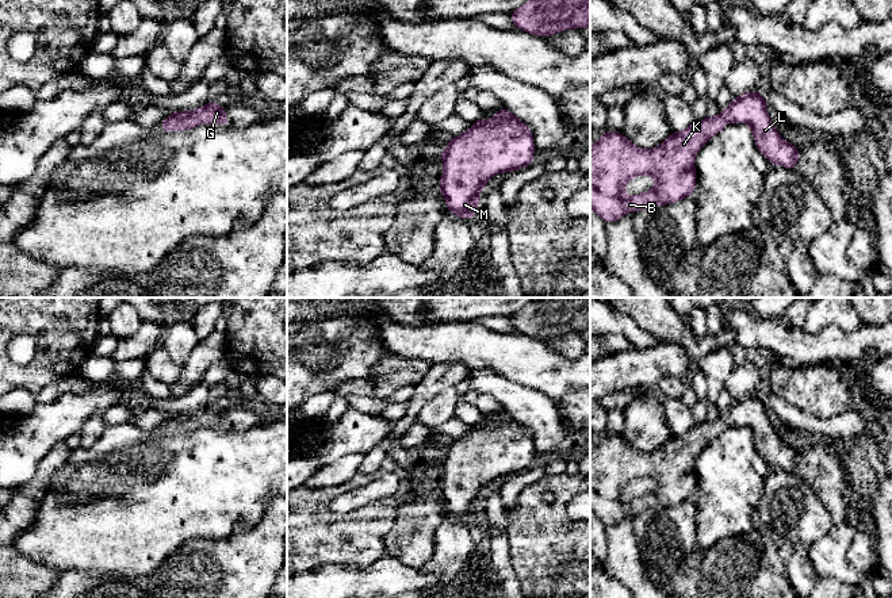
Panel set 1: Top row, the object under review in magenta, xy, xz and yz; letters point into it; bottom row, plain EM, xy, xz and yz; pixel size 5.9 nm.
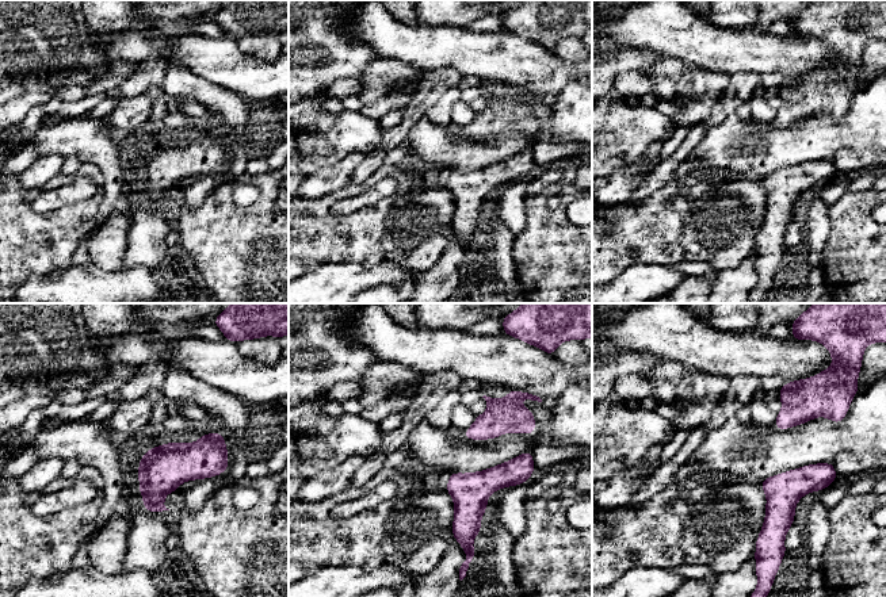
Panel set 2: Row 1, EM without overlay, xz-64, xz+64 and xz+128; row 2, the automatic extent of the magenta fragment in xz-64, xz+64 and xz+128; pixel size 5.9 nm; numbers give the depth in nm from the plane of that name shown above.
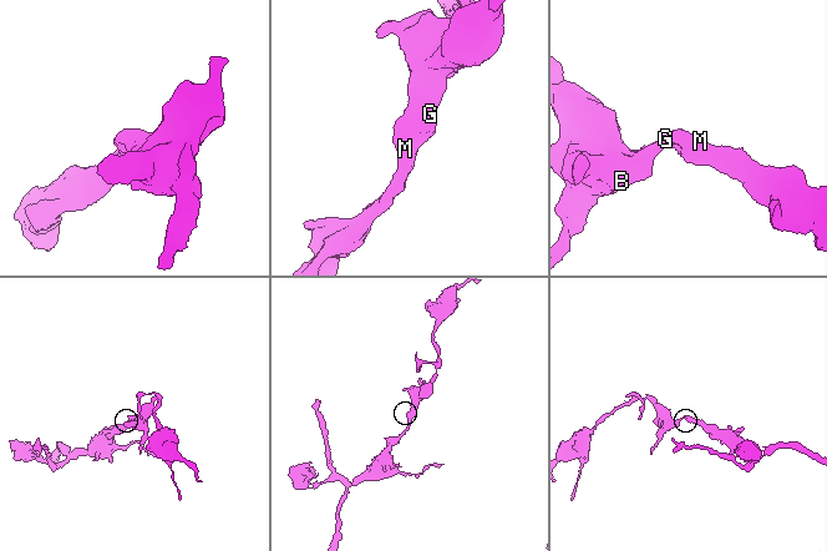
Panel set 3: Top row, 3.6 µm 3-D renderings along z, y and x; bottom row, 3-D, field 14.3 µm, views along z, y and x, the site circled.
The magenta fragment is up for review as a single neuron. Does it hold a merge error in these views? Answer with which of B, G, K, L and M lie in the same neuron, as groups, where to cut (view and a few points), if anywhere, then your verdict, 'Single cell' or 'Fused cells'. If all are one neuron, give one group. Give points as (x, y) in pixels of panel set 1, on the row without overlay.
Groups: B G K L M. No split. Single cell

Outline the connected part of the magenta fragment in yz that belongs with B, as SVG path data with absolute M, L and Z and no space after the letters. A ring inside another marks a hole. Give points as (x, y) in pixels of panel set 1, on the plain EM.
M749 394L734 400L730 409L716 419L705 419L693 425L682 434L670 438L654 452L640 452L623 436L604 433L598 445L590 448L590 511L605 525L617 525L627 515L636 515L648 510L661 510L679 505L694 497L697 483L694 460L698 453L727 426L746 426L753 433L753 441L759 453L772 468L795 472L799 468L800 451L785 444L773 428L765 398ZM636 479L652 479L656 484L650 494L625 499L624 490Z

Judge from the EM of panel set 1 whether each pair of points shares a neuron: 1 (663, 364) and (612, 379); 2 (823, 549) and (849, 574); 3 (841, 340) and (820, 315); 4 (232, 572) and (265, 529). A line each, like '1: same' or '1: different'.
1: same
2: same
3: different
4: same

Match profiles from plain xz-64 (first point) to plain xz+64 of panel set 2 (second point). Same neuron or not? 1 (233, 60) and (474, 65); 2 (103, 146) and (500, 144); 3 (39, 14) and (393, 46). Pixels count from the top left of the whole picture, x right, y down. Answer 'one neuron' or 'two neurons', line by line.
1: one neuron
2: two neurons
3: two neurons

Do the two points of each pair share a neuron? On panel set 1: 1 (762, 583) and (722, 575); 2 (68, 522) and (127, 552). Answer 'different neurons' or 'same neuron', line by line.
1: same neuron
2: same neuron

